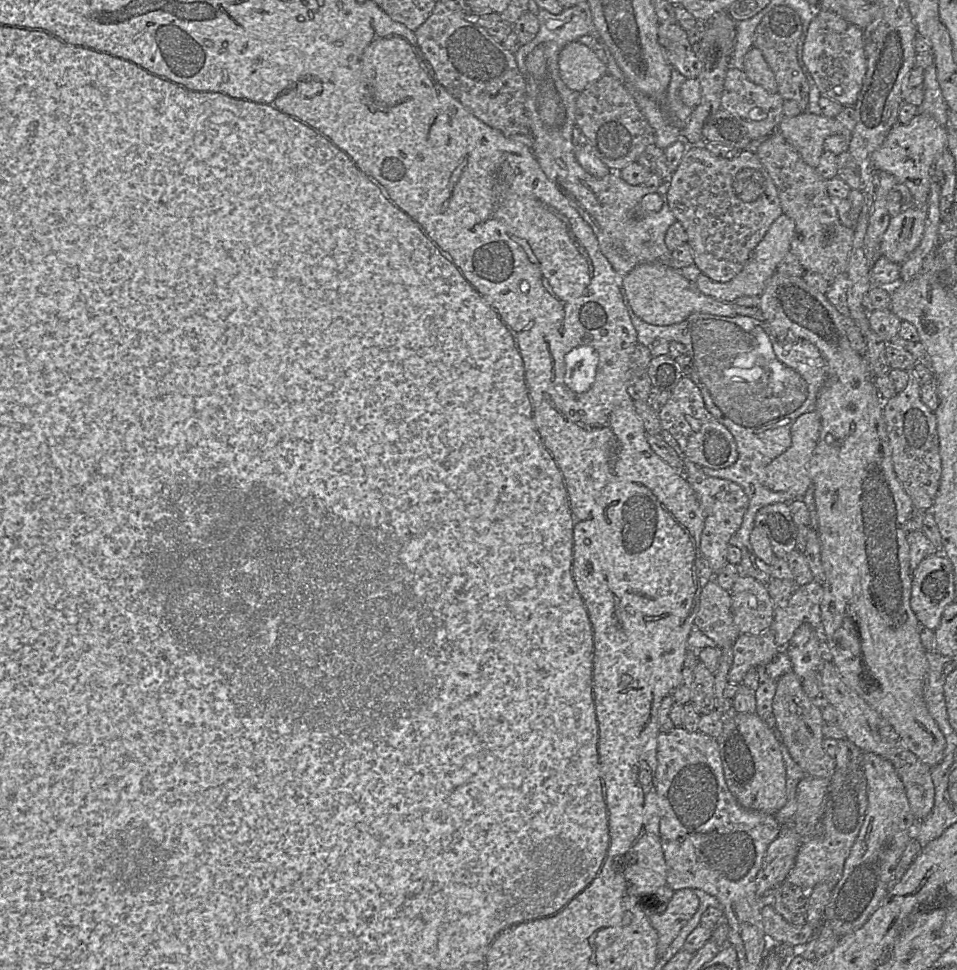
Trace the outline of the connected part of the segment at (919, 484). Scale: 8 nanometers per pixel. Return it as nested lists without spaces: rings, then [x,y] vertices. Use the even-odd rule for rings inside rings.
[[[914,369],[905,370],[908,382],[904,390],[889,399],[883,407],[883,417],[892,450],[893,469],[913,506],[931,511],[941,477],[941,457],[936,417],[920,398],[920,384]]]

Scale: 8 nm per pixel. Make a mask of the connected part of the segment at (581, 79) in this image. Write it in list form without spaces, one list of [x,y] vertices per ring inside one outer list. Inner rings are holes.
[[[576,41],[567,44],[558,58],[560,78],[572,91],[581,93],[608,74],[608,69],[595,53]]]

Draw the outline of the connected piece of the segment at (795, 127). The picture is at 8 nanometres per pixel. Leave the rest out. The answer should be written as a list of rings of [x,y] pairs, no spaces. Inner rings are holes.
[[[807,111],[793,117],[784,116],[778,130],[804,162],[814,168],[819,164],[824,152],[824,141],[828,136],[836,134],[847,136],[846,129],[835,118]]]

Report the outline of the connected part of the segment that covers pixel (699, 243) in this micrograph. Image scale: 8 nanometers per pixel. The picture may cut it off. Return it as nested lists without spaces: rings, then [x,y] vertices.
[[[704,142],[688,146],[685,150],[678,167],[671,174],[667,200],[674,216],[687,233],[694,264],[716,282],[728,282],[743,269],[771,224],[783,213],[777,188],[756,152],[747,148],[734,158],[719,157],[709,152]]]

